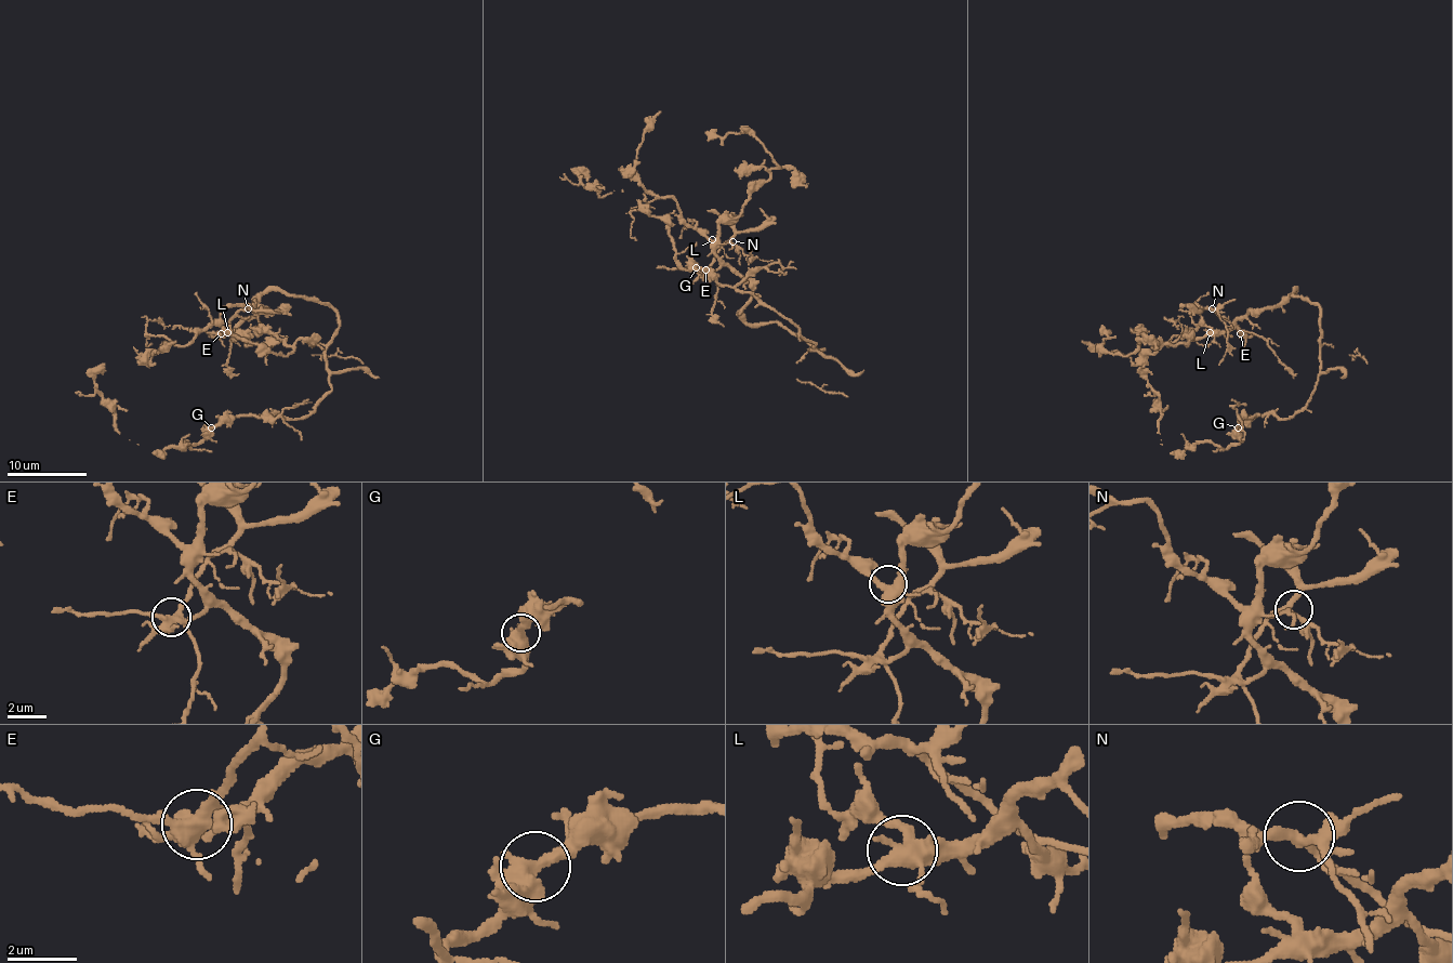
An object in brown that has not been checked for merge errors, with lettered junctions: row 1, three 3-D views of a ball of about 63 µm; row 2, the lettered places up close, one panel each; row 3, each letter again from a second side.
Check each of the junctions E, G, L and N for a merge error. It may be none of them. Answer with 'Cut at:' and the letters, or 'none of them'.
Cut at: E

